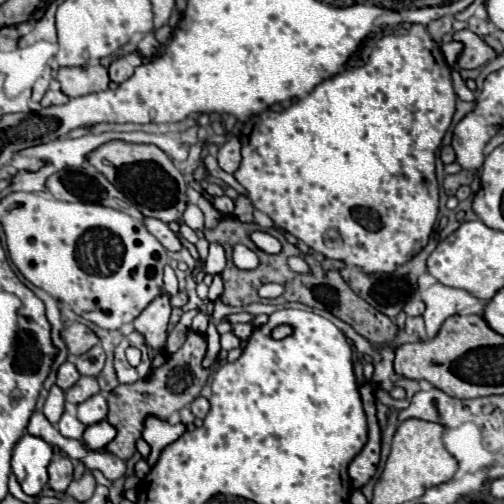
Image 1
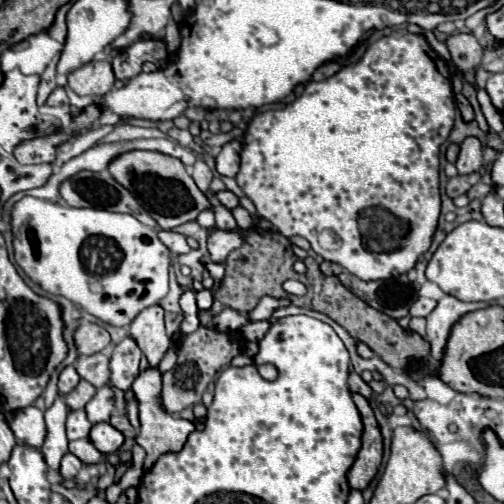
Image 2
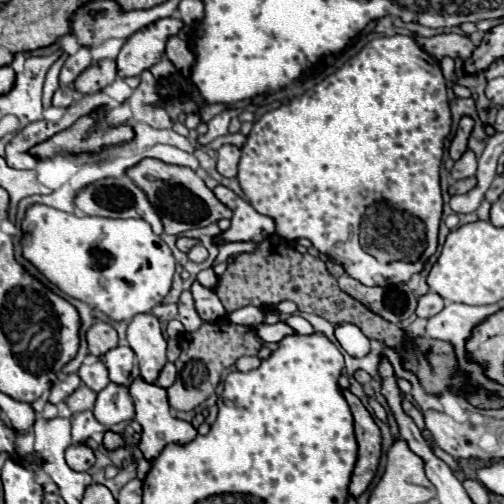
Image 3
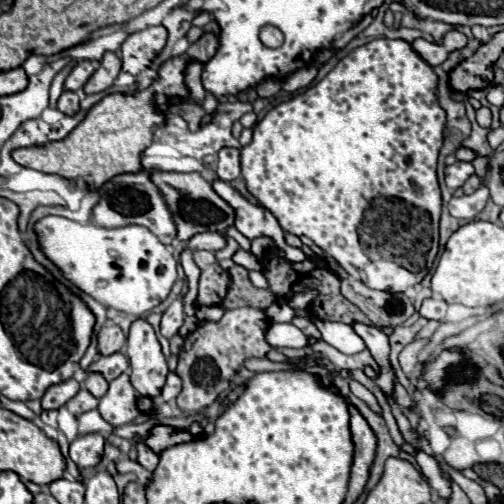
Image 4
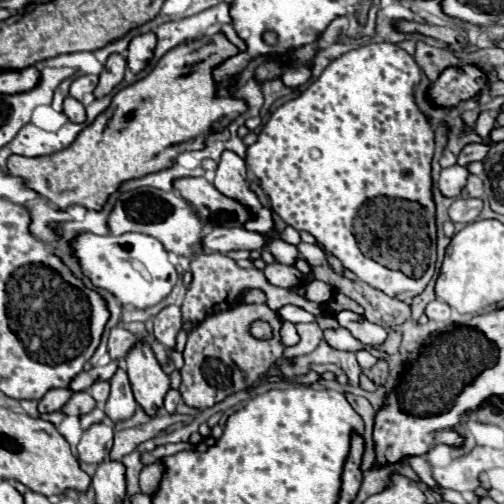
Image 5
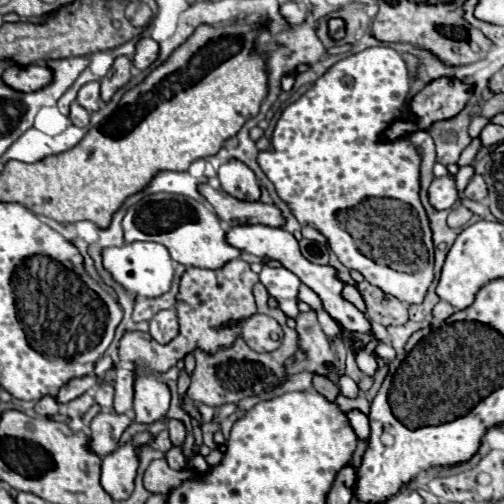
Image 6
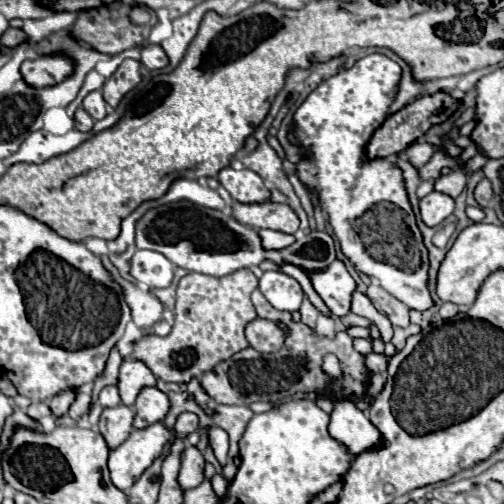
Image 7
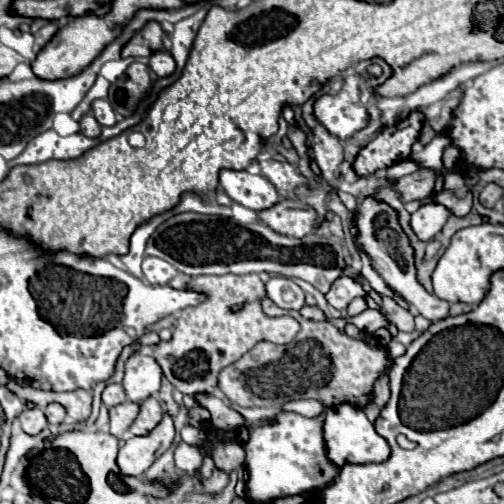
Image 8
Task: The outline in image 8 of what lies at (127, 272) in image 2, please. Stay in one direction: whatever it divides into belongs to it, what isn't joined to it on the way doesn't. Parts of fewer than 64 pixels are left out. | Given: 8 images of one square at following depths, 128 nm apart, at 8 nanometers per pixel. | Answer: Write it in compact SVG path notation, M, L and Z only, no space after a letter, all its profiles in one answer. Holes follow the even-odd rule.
M146 256L142 262L142 274L150 284L162 286L162 284L168 284L178 274L178 270L172 268L172 264L168 264L166 260Z

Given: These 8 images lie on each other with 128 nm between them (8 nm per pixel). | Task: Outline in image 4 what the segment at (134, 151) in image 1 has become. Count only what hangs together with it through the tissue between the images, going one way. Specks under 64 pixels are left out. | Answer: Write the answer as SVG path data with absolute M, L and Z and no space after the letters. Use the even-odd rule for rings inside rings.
M154 170L150 172L150 180L156 184L158 192L162 194L164 202L168 204L170 212L172 212L172 220L176 224L176 238L186 241L190 236L210 230L210 232L226 232L228 226L234 224L234 212L232 208L212 190L210 182L206 182L198 172L188 172L188 174L180 174L180 172L162 172L162 170Z

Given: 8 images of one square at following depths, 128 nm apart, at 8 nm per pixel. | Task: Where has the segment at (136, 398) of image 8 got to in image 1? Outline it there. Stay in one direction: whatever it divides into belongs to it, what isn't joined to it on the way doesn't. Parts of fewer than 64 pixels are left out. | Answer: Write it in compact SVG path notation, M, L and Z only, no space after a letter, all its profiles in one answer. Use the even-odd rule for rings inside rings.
M96 394L96 396L88 398L86 402L78 404L78 420L86 426L102 422L106 418L106 414L108 414L108 404L102 394Z

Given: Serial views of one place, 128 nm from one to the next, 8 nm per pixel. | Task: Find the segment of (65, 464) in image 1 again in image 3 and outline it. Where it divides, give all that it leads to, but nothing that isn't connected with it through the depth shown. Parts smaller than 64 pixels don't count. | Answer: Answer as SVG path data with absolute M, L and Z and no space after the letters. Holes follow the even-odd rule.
M74 444L66 450L66 464L76 472L86 472L94 464L94 452L84 444Z

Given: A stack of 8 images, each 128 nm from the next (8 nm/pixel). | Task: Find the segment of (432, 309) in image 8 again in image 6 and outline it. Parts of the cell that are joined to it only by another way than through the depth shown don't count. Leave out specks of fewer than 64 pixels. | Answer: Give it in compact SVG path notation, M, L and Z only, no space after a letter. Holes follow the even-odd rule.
M390 46L366 48L346 56L328 68L304 96L284 108L270 138L272 150L260 150L258 164L296 220L324 234L330 250L348 270L358 270L384 294L392 294L408 304L420 304L434 280L432 232L420 202L422 156L410 142L410 134L396 140L382 140L384 130L402 118L408 90L406 62Z

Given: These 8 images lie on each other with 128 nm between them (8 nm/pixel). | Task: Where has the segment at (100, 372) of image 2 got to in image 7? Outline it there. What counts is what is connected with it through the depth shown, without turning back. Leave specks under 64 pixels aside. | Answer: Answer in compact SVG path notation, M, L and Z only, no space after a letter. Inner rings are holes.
M106 386L106 388L100 392L98 402L100 402L104 408L106 408L106 406L118 406L118 404L120 404L118 388L116 388L116 386Z

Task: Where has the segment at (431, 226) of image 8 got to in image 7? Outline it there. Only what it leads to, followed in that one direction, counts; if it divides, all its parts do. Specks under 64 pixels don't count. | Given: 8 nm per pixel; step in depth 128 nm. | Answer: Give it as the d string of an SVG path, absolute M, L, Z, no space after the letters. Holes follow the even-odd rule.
M432 190L428 196L420 200L420 212L422 212L422 220L428 226L438 226L454 212L454 198Z

